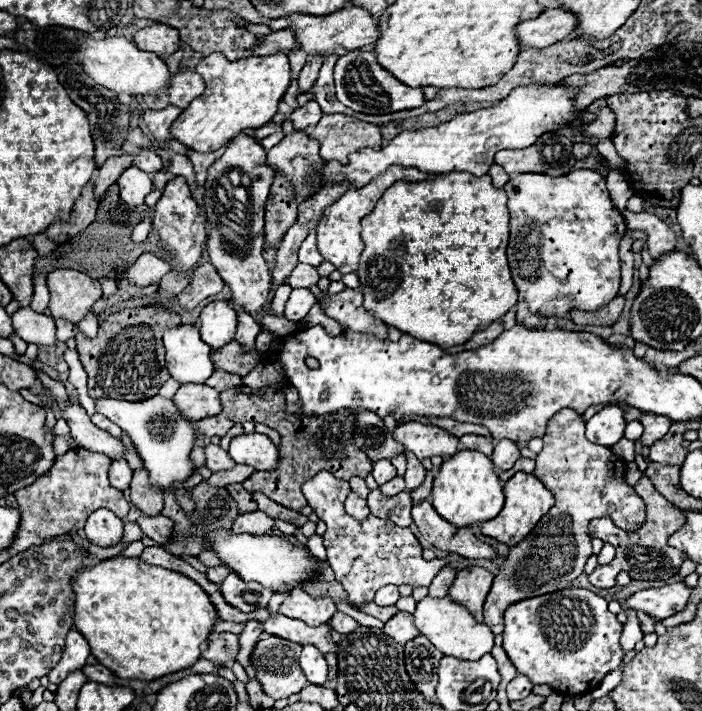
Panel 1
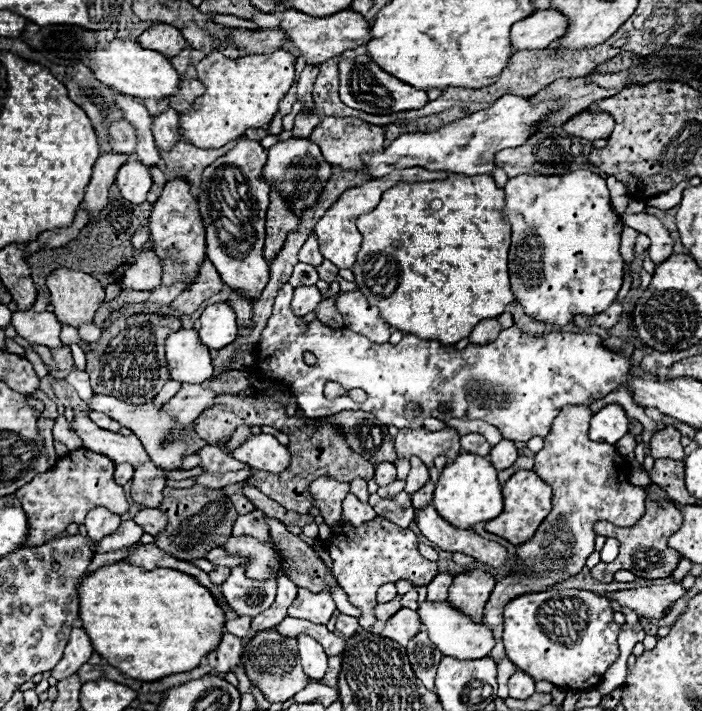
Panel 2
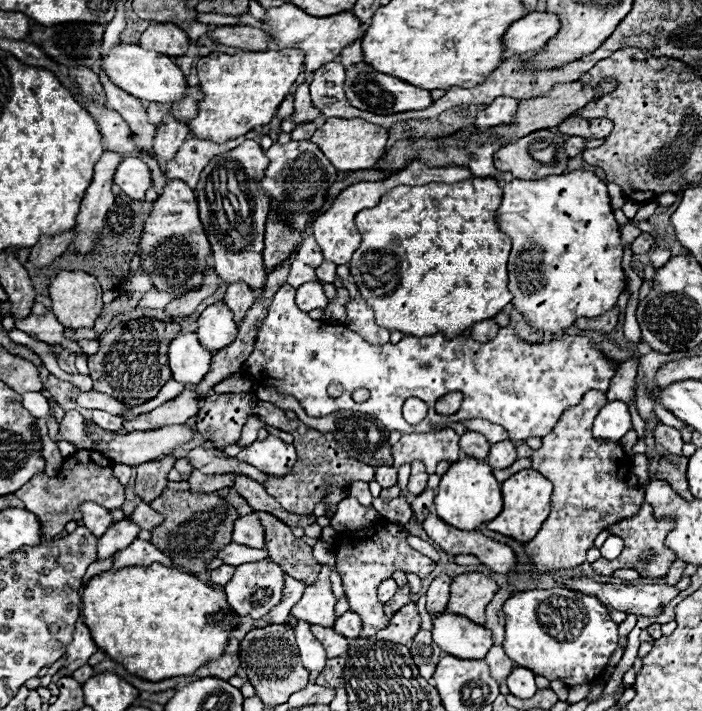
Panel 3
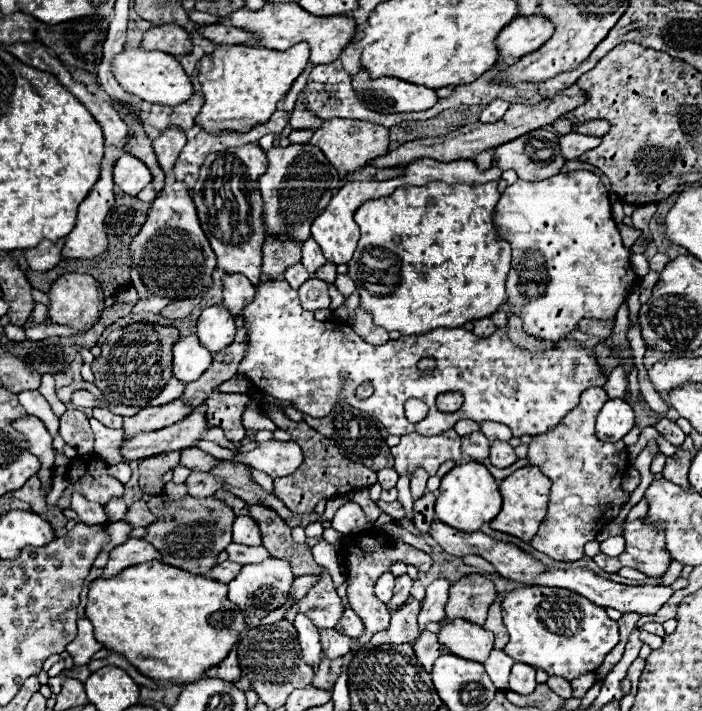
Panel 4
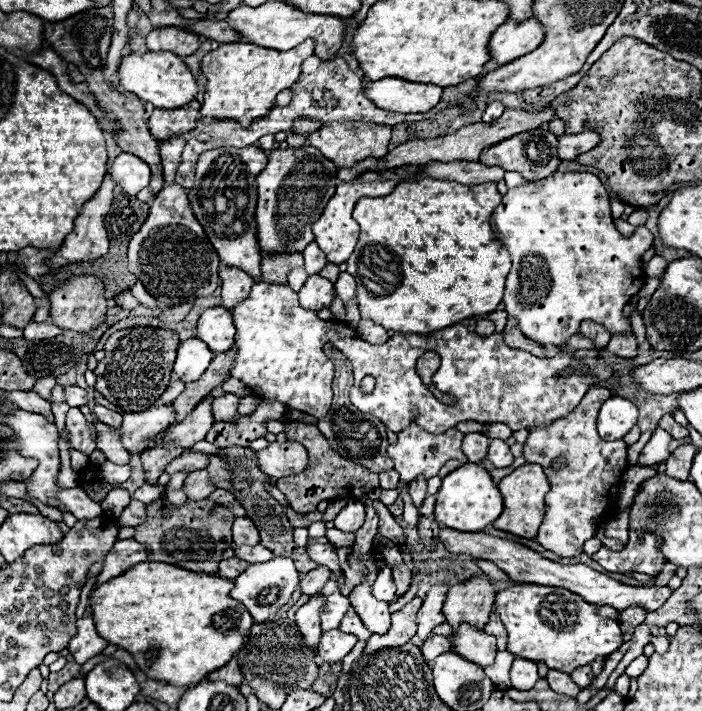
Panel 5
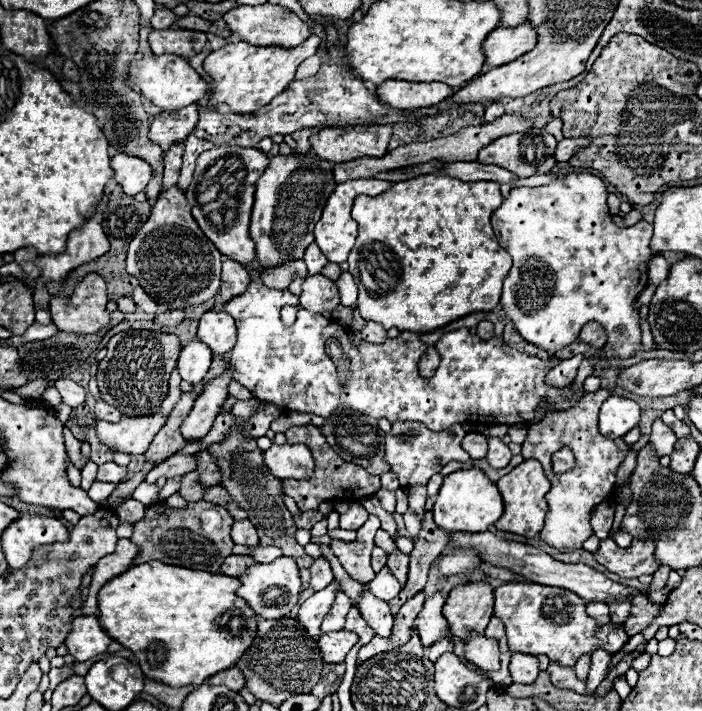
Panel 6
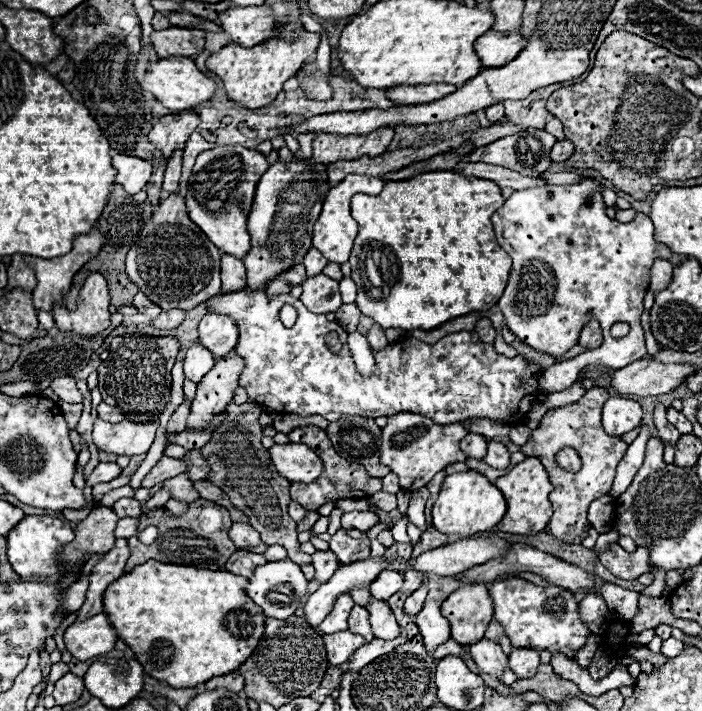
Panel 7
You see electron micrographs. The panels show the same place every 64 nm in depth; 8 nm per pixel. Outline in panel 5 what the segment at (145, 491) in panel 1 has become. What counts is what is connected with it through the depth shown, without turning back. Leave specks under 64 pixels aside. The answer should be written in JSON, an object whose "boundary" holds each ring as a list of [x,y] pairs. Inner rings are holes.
{"boundary":[[[164,442],[164,444],[140,454],[142,468],[144,468],[144,482],[156,486],[158,476],[166,470],[166,466],[172,462],[172,458],[178,458],[182,452],[184,452],[184,448],[176,448],[176,446]]]}

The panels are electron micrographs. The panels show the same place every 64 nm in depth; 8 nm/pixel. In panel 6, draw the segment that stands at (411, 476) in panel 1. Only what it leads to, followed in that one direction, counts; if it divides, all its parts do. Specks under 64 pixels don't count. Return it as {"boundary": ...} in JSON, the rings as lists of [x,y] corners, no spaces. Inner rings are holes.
{"boundary":[[[410,486],[410,488],[408,488],[408,502],[410,502],[410,508],[412,508],[420,518],[424,516],[427,497],[426,486]]]}

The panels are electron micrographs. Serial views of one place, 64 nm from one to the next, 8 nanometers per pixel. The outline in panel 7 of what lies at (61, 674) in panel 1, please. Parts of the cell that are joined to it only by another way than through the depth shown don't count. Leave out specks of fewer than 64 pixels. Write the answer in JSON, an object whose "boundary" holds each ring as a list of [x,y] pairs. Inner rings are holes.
{"boundary":[[[96,614],[86,620],[76,620],[64,632],[66,650],[80,662],[110,652],[116,640],[118,636],[114,628],[108,624],[106,614]]]}

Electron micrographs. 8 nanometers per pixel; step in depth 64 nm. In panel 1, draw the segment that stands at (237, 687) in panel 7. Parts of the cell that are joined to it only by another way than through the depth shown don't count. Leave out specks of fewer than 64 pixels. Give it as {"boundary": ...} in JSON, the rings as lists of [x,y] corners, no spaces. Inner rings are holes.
{"boundary":[[[220,632],[210,636],[208,644],[208,660],[214,664],[234,664],[234,656],[238,650],[238,636],[232,632]]]}

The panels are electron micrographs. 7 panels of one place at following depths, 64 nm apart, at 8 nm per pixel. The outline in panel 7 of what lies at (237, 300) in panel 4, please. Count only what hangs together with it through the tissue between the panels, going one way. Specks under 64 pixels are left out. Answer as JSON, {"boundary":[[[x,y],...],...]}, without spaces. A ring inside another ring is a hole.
{"boundary":[[[222,254],[222,294],[228,292],[238,292],[246,288],[246,268],[242,264],[242,260],[230,256],[230,254]]]}

